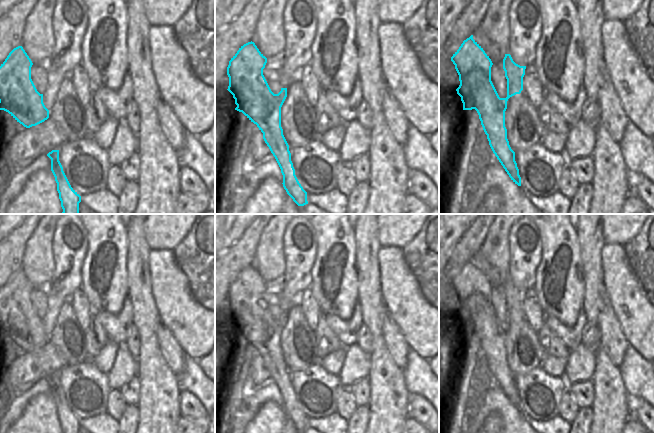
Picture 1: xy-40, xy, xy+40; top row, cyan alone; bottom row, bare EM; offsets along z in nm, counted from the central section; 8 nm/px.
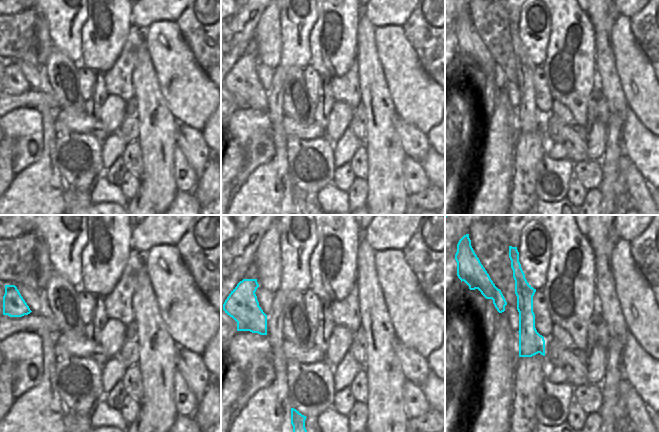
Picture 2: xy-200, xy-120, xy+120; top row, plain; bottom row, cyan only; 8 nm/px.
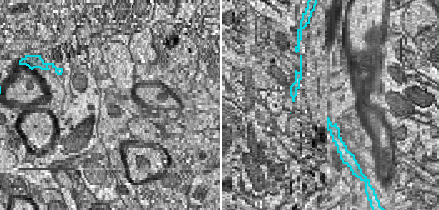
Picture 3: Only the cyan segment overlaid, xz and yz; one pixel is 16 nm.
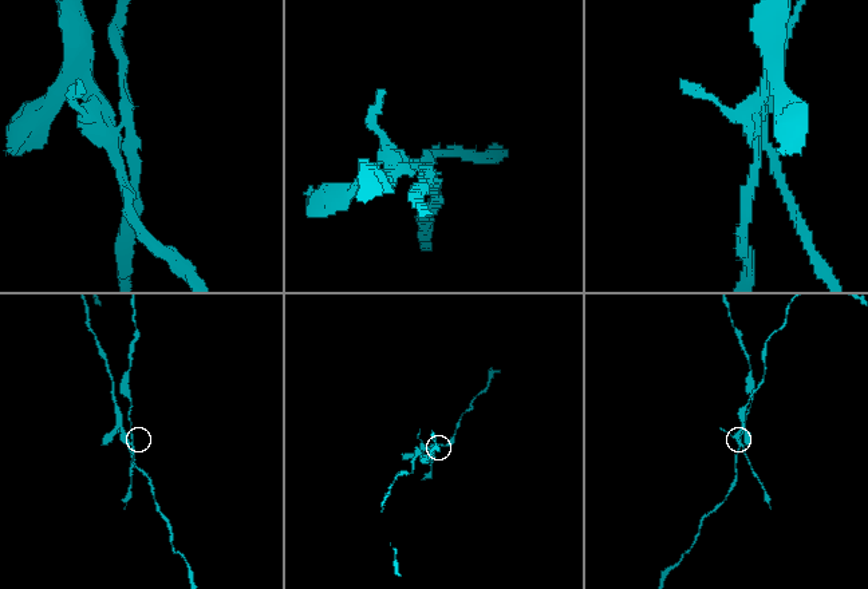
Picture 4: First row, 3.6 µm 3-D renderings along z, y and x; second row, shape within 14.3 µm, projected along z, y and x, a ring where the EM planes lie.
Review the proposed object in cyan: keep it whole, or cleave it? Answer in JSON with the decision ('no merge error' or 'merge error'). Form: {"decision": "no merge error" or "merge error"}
{"decision": "merge error"}

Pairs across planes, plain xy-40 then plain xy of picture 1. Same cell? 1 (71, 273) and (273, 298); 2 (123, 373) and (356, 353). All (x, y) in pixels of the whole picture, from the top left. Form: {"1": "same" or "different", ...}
{"1": "different", "2": "same"}

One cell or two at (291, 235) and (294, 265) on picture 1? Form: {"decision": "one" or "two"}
{"decision": "one"}

